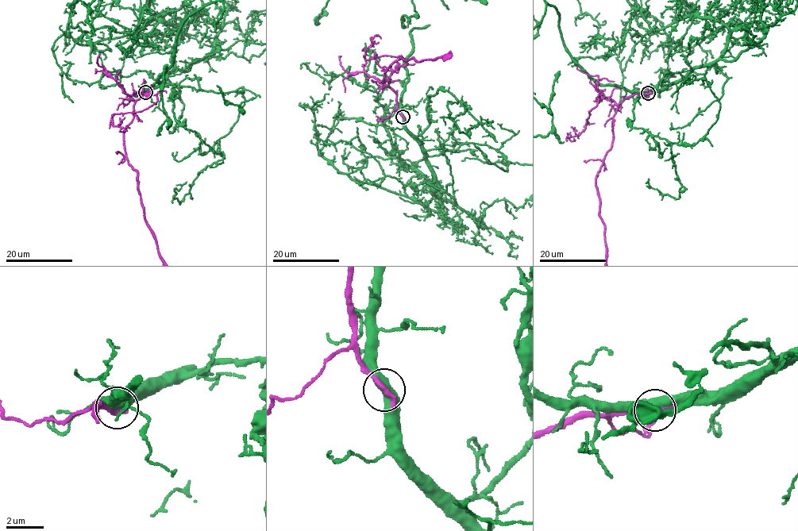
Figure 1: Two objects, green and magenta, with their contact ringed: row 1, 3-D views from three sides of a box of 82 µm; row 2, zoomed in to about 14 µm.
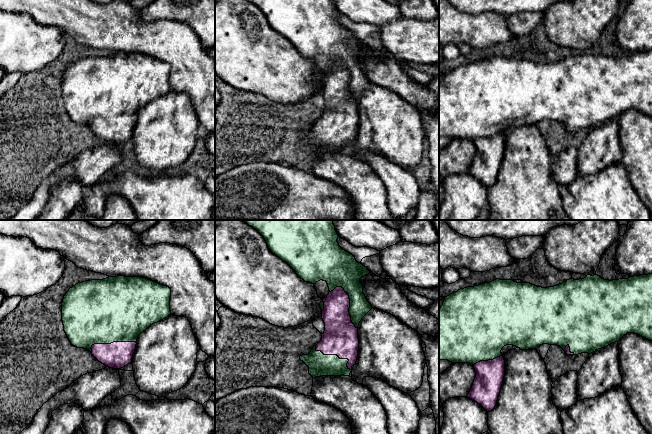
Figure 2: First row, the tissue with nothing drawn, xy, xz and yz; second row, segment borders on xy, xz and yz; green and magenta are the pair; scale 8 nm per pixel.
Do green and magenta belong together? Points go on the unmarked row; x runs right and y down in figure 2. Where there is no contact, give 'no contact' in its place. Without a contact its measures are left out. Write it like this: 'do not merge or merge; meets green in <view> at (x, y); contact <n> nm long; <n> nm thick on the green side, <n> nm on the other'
merge; meets green in xz at (350, 81); contact 380 nm long; 220 nm thick on the green side, 260 nm on the other

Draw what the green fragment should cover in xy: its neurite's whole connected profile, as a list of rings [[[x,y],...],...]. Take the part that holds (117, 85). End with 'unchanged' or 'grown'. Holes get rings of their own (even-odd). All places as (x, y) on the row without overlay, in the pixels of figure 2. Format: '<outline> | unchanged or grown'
[[[109,53],[78,59],[62,79],[64,107],[77,124],[89,126],[106,143],[121,145],[132,138],[138,112],[169,91],[171,65],[141,53]]] | grown

